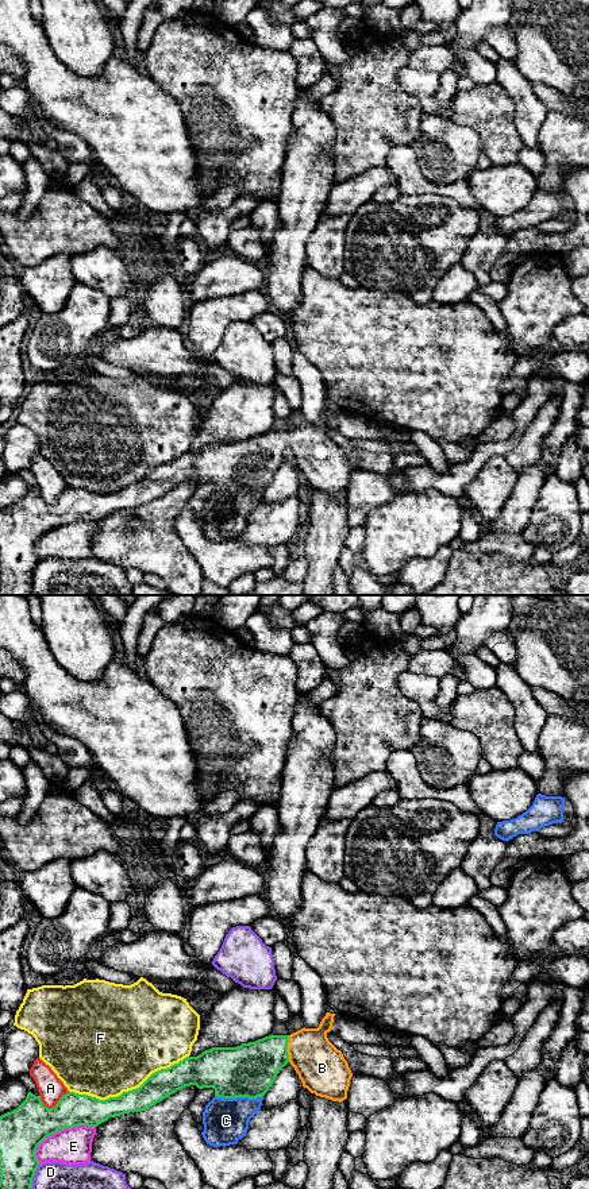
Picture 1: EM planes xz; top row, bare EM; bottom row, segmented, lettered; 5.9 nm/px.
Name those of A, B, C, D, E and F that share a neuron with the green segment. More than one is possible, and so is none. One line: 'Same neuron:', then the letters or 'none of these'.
Same neuron: B

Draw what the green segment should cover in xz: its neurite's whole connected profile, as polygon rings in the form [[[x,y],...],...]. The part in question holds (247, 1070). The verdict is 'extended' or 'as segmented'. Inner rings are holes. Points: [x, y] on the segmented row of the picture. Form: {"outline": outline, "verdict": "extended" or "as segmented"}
{"outline": [[[327,1012],[317,1028],[304,1027],[290,1035],[272,1034],[236,1047],[212,1047],[197,1057],[186,1057],[153,1073],[139,1088],[107,1100],[69,1092],[54,1108],[47,1108],[41,1096],[28,1092],[16,1109],[0,1116],[0,1189],[32,1188],[35,1171],[41,1165],[35,1151],[47,1136],[78,1126],[97,1127],[109,1117],[145,1111],[185,1086],[213,1088],[215,1097],[222,1099],[257,1099],[265,1096],[280,1070],[289,1062],[311,1093],[332,1101],[346,1100],[353,1073],[342,1051],[327,1038],[334,1016],[335,1014]]], "verdict": "extended"}

